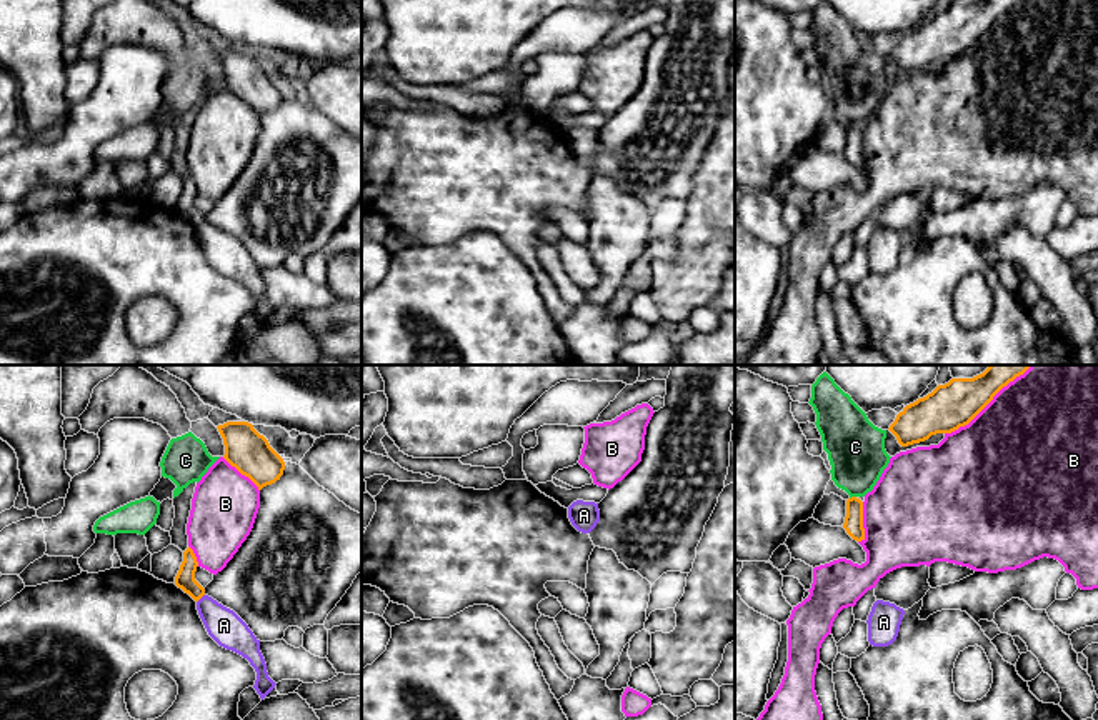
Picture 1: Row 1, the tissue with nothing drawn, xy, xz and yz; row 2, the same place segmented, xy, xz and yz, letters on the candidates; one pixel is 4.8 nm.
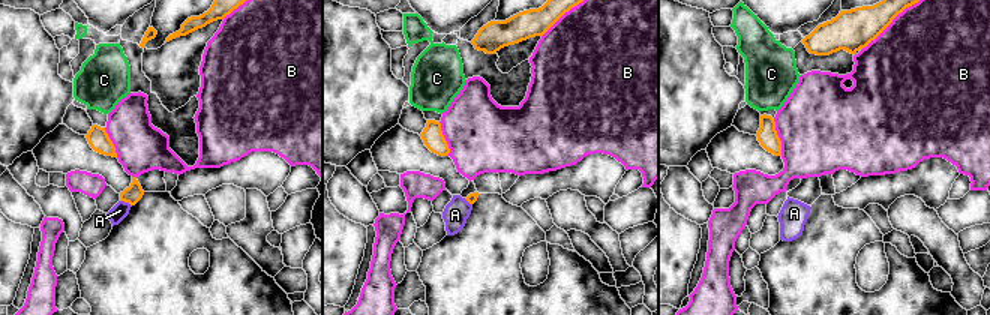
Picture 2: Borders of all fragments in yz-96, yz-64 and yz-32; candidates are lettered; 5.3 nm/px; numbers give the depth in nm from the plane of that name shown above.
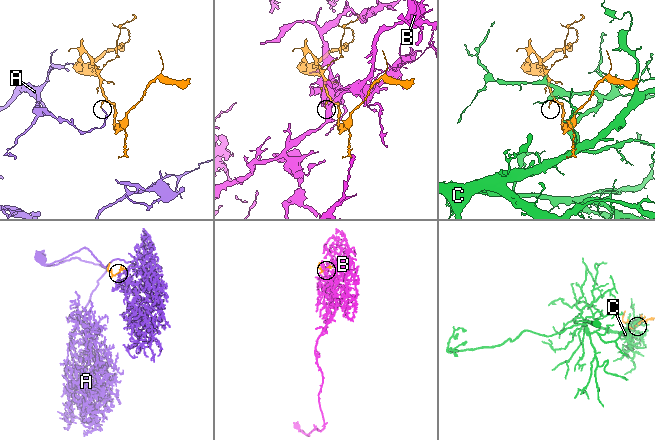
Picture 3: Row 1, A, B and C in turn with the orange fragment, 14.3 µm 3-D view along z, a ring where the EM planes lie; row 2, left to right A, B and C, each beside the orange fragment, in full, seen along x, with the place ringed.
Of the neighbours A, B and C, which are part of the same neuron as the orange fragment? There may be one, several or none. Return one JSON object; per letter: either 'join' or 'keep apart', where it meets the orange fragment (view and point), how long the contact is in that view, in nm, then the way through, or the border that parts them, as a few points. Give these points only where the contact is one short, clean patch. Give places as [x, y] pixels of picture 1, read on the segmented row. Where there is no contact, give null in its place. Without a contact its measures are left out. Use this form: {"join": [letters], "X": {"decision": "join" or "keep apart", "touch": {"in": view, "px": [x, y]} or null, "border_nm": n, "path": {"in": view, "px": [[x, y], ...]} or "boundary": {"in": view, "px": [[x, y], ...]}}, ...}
{"join": [], "A": {"decision": "keep apart", "touch": {"in": "xy", "px": [200, 597]}, "border_nm": 60, "boundary": {"in": "xy", "px": [[204, 594], [197, 602]]}}, "B": {"decision": "keep apart", "touch": {"in": "yz", "px": [987, 404]}, "border_nm": 550}, "C": {"decision": "keep apart", "touch": {"in": "yz", "px": [852, 497]}, "border_nm": 40}}

